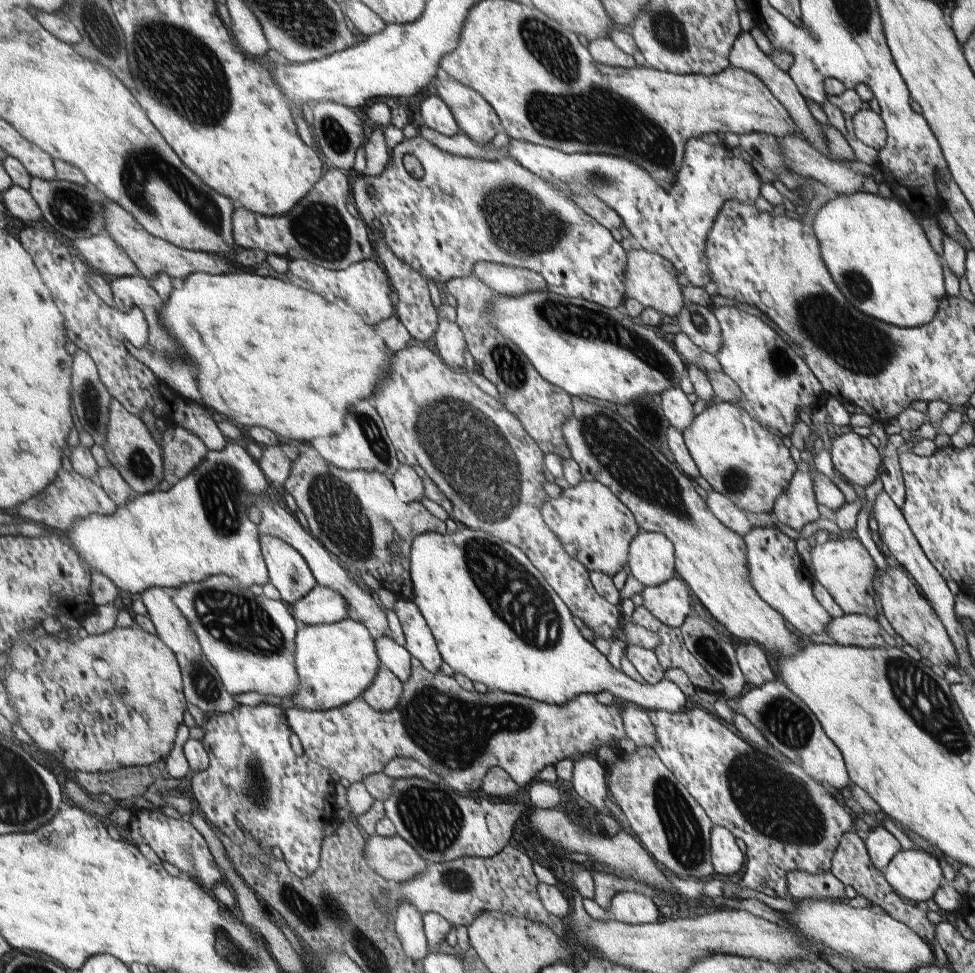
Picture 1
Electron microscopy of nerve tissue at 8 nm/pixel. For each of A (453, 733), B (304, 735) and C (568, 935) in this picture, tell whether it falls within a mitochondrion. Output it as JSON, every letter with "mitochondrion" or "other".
{"A":"mitochondrion","B":"other","C":"other"}

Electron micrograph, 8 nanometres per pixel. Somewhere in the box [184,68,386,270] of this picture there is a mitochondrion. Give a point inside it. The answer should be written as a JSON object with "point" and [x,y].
{"point":[318,228]}

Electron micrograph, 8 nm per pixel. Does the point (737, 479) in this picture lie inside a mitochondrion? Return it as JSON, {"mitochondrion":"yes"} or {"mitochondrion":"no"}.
{"mitochondrion":"yes"}

